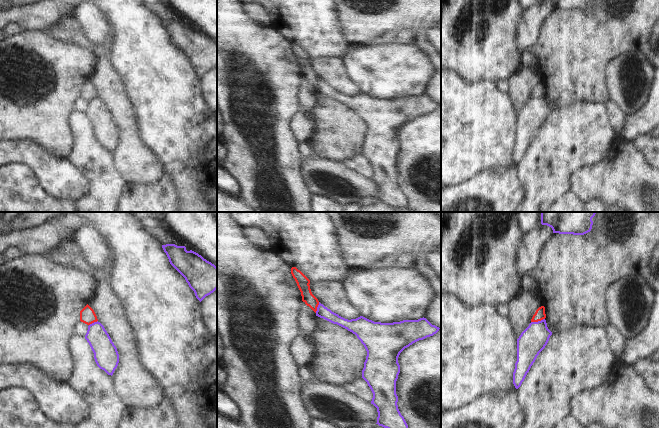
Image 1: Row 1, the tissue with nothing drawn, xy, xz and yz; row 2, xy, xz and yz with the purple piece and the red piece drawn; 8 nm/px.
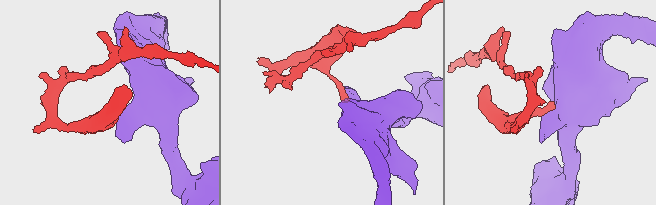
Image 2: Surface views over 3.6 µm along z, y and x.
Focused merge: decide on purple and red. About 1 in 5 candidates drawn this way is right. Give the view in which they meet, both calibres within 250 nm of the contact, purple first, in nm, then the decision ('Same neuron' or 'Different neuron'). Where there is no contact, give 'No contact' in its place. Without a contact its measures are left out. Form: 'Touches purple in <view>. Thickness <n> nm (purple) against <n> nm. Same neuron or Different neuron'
Touches purple in yz. Thickness 220 nm (purple) against 90 nm. Different neuron.

